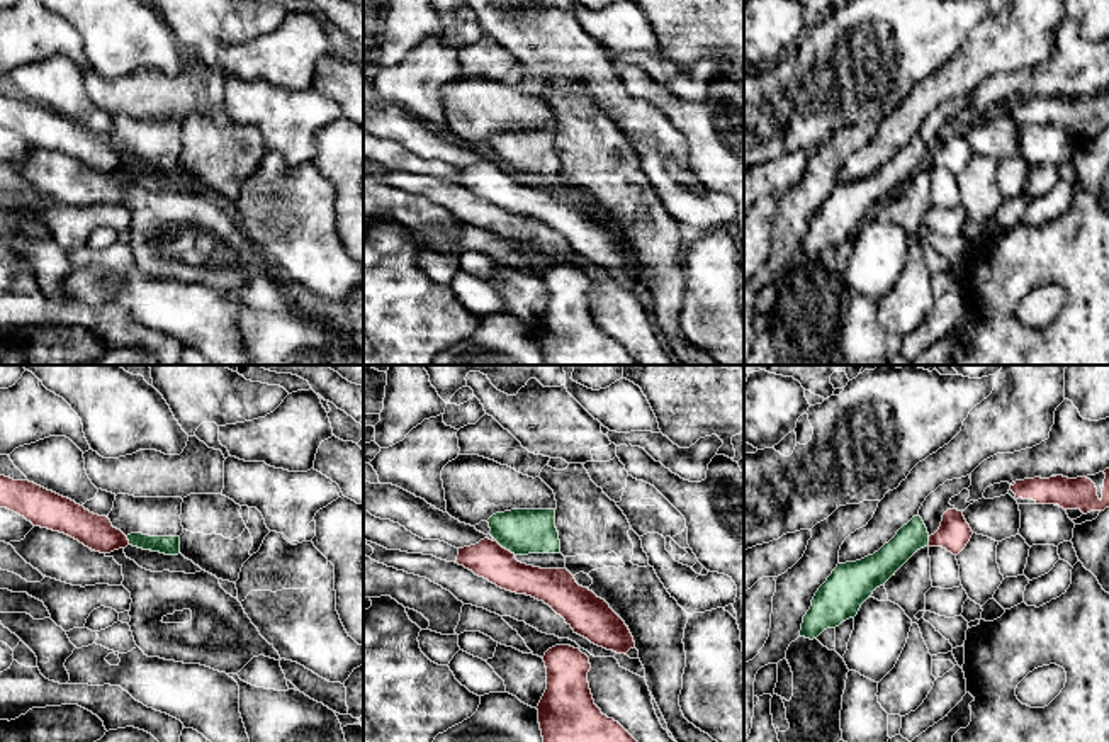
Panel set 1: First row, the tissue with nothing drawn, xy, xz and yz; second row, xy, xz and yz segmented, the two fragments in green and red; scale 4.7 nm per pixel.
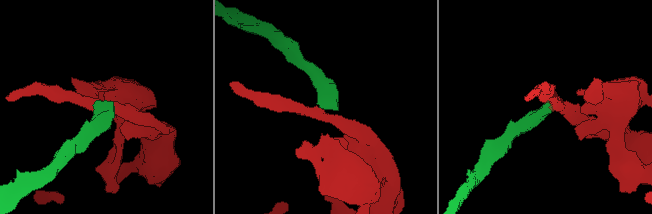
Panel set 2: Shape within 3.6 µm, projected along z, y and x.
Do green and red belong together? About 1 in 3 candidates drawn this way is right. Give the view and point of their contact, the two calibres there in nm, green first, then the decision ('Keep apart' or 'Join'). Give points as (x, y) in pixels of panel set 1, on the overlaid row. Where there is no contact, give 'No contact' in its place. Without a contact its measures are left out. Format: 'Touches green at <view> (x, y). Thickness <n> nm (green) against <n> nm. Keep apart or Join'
Touches green at xz (506, 549). Thickness 220 nm (green) against 180 nm. Keep apart

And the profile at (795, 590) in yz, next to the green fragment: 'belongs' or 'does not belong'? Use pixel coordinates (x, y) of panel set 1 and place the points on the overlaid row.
does not belong

